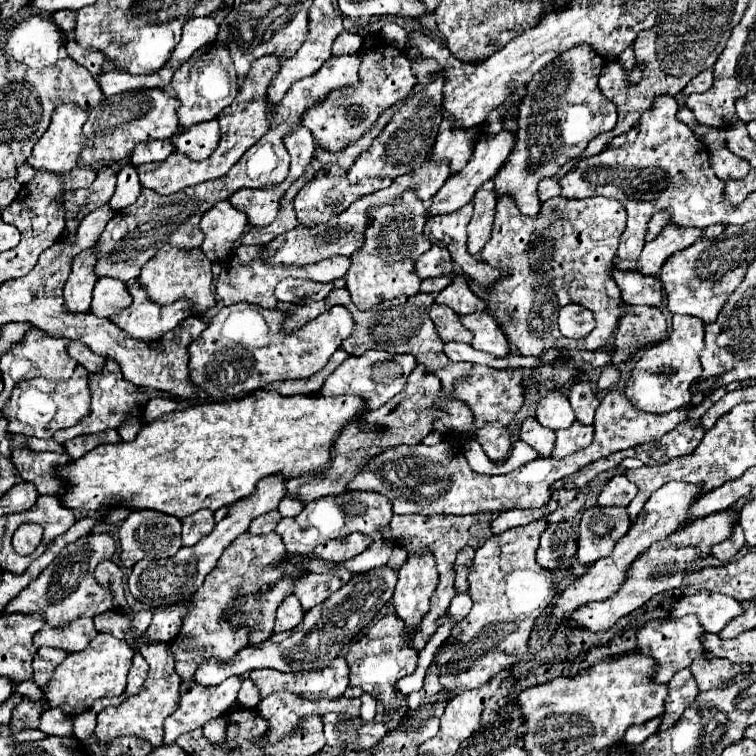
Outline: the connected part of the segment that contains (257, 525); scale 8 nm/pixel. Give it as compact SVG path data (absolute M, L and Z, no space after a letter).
M274 509L274 511L270 511L270 513L262 515L262 517L256 517L250 523L248 531L254 533L254 535L264 535L264 533L270 533L276 527L278 521L280 521L280 513L278 513L278 509Z

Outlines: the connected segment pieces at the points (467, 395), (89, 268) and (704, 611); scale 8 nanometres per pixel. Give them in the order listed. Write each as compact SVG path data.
M474 365L468 375L458 379L454 395L470 405L470 409L474 413L474 429L482 427L482 423L486 423L486 421L500 421L502 425L508 425L524 401L522 373L518 369L498 371L498 369L492 369L486 365Z
M88 249L80 253L72 261L72 273L70 279L66 281L64 289L64 299L66 299L66 309L70 311L88 311L92 303L92 287L98 281L94 275L94 249Z
M700 589L698 593L676 601L670 615L696 615L708 633L720 633L730 619L742 615L742 605L732 597L726 597L724 593Z

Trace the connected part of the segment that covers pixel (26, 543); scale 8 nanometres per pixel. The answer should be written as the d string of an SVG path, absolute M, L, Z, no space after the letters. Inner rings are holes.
M20 525L16 529L16 551L20 555L32 553L36 545L42 539L42 527L40 525Z

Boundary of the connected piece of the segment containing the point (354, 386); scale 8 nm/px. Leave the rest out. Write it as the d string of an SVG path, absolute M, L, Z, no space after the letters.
M370 349L360 357L348 357L326 379L326 383L322 385L318 395L360 395L360 397L366 399L368 411L374 411L374 409L382 407L386 401L390 401L394 395L398 395L404 389L406 379L408 379L408 375L414 367L416 367L416 357L410 355L410 353L394 355L394 353Z

